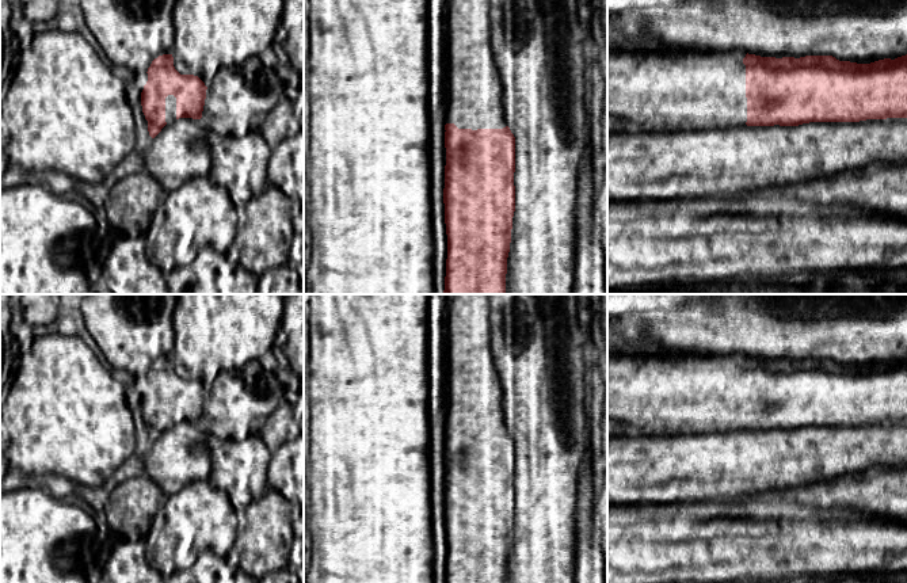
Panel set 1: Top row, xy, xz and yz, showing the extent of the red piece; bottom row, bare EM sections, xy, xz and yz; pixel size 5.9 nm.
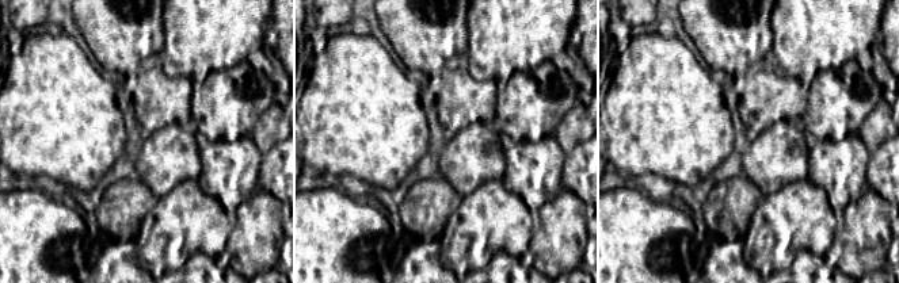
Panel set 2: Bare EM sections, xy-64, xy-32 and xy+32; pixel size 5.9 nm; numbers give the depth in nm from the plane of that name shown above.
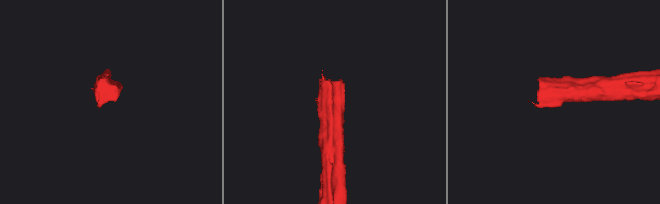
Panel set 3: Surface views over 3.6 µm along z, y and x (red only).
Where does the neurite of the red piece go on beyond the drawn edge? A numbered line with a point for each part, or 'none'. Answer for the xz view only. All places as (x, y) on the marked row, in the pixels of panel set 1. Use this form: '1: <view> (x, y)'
1: xz (473, 99)

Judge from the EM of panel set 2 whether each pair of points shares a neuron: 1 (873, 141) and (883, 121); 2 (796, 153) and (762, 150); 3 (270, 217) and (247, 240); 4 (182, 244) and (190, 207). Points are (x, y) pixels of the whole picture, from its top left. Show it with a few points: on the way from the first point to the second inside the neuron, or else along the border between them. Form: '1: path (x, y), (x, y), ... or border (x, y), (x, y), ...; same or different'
1: path (873, 136), (879, 126); same
2: path (788, 153), (770, 153); same
3: path (265, 222), (252, 234); same
4: path (187, 234), (190, 217); same

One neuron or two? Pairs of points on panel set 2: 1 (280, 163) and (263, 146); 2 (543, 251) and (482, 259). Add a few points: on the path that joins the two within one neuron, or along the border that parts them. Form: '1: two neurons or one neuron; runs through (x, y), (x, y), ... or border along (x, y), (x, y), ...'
1: two neurons; border along (280, 141), (263, 155)
2: two neurons; border along (536, 229), (526, 251), (520, 257)

